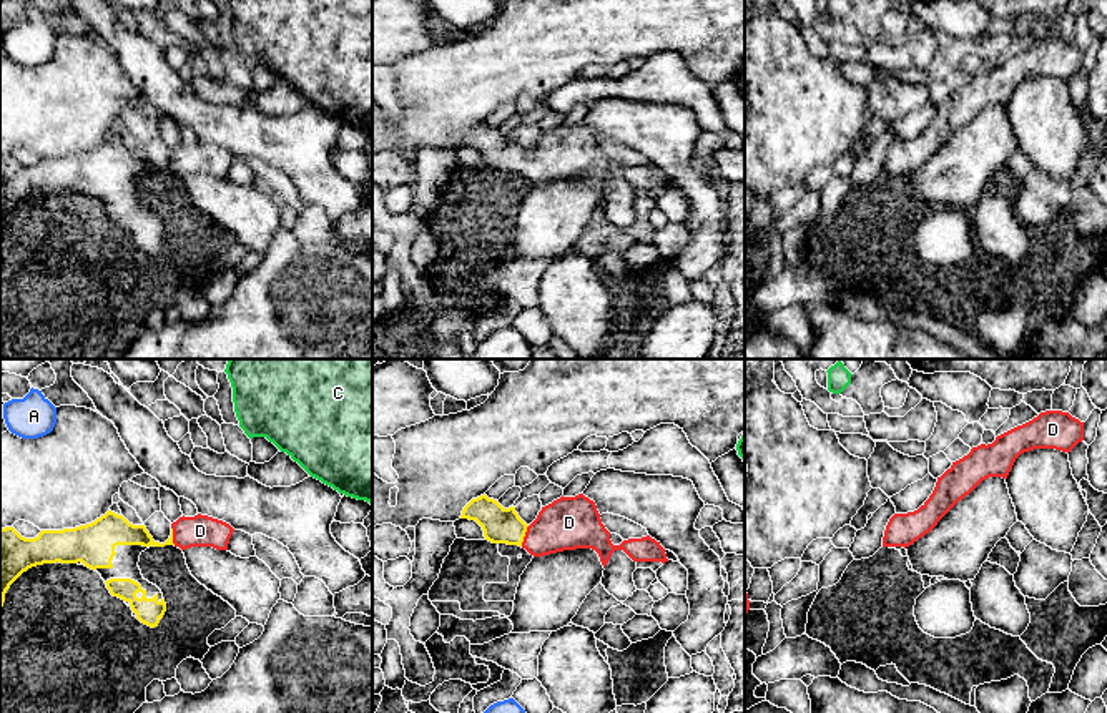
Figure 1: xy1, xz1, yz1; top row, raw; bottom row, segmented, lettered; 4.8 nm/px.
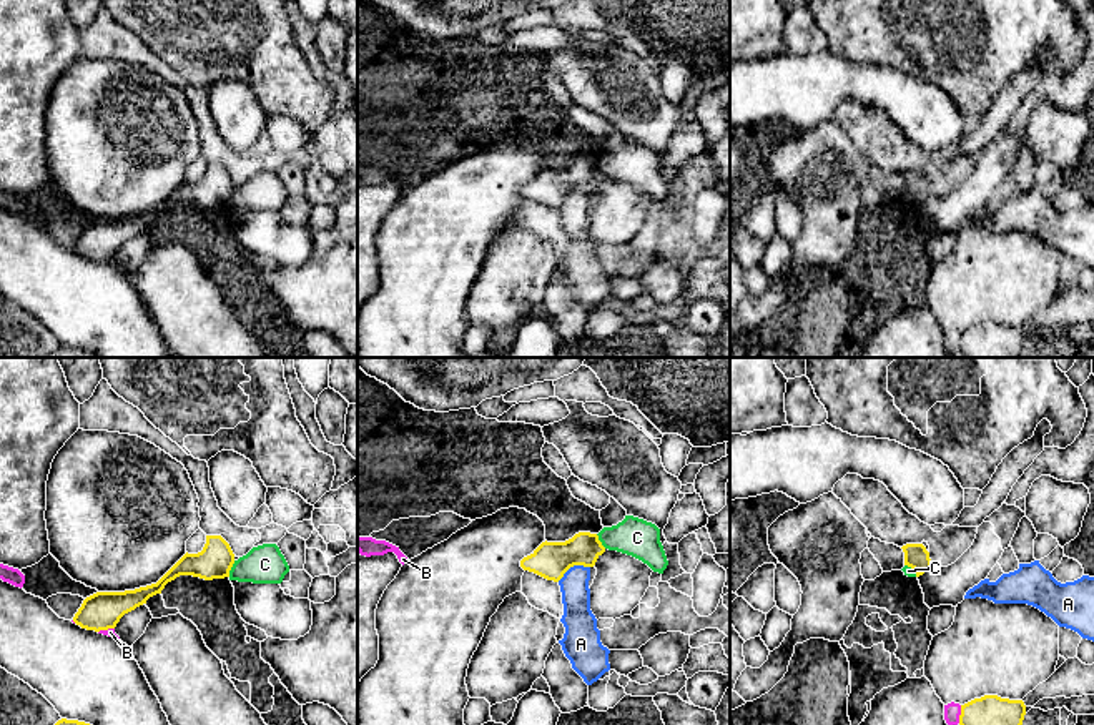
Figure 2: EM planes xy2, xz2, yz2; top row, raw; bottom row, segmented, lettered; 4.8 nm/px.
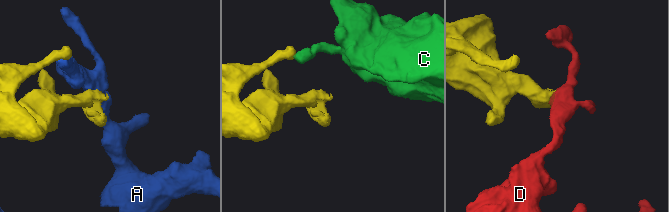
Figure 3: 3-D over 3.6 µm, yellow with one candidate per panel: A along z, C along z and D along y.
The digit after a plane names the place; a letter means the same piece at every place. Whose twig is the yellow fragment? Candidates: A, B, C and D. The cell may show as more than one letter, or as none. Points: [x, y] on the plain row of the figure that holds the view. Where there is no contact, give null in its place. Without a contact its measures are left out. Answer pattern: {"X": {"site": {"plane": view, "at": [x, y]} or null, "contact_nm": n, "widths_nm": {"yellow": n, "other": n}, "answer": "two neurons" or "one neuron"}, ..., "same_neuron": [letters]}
{"A": {"site": {"plane": "xz2", "at": [572, 193]}, "contact_nm": 180, "widths_nm": {"yellow": 180, "other": 150}, "answer": "two neurons"}, "B": {"site": {"plane": "yz2", "at": [961, 341]}, "contact_nm": 90, "widths_nm": {"yellow": 280, "other": 80}, "answer": "two neurons"}, "C": {"site": {"plane": "xy2", "at": [230, 197]}, "contact_nm": 90, "widths_nm": {"yellow": 170, "other": 190}, "answer": "two neurons"}, "D": {"site": {"plane": "xz1", "at": [524, 163]}, "contact_nm": 110, "widths_nm": {"yellow": 180, "other": 260}, "answer": "one neuron"}, "same_neuron": ["D"]}

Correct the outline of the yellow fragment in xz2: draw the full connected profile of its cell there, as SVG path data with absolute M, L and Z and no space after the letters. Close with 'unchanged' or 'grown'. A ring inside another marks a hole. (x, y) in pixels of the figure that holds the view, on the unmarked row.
M579 160L565 170L542 170L520 188L520 195L547 208L559 210L574 193L594 195L604 180L605 175L597 161Z; unchanged

